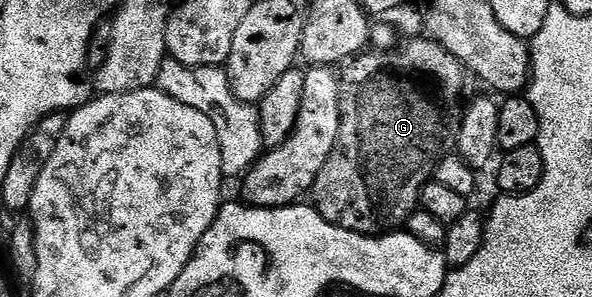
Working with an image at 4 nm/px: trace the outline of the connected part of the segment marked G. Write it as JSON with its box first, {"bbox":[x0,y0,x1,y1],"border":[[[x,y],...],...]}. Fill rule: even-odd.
{"bbox":[309,36,468,236],"border":[[[426,36],[402,42],[382,52],[356,54],[347,59],[341,70],[341,128],[325,168],[317,172],[309,198],[326,222],[349,232],[378,236],[406,227],[409,216],[420,209],[419,197],[425,184],[434,179],[437,164],[459,145],[461,120],[468,101],[467,67]]]}

